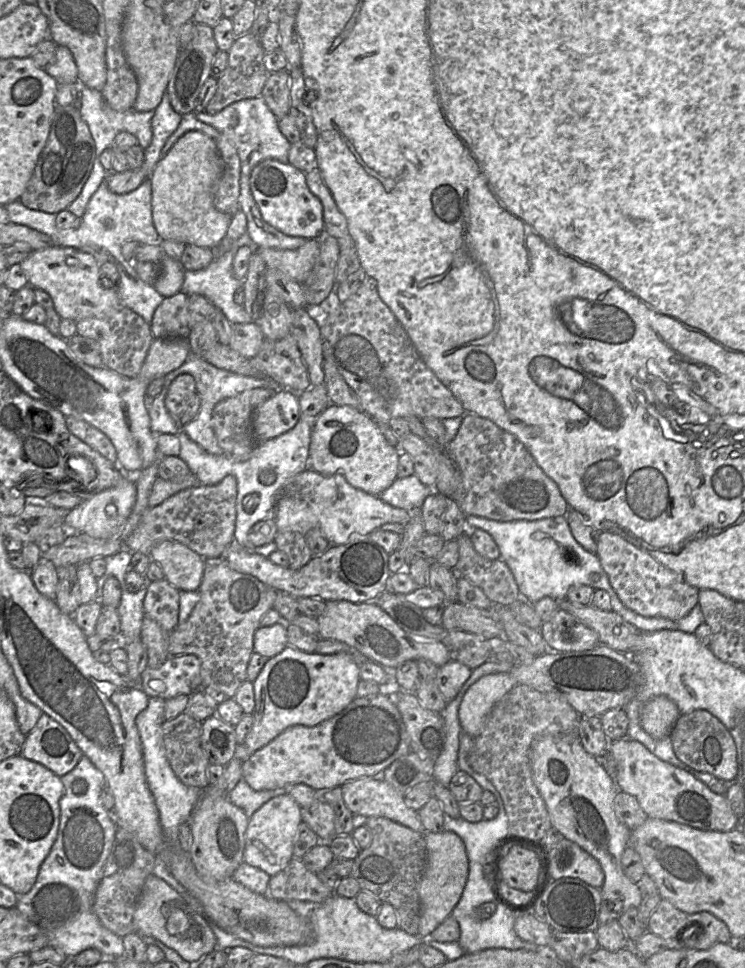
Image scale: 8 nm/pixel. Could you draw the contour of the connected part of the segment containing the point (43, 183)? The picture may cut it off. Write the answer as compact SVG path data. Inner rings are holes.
M55 105L50 131L31 179L20 196L21 203L29 209L57 214L79 196L88 180L94 160L95 143L87 124L75 105Z

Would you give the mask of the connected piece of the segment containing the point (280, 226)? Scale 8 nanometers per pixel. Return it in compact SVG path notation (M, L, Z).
M265 160L251 172L250 188L262 218L269 225L292 237L318 239L324 232L323 206L307 186L305 173L277 160Z

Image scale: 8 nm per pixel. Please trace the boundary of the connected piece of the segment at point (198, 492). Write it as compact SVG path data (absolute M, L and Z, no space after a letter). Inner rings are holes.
M227 475L215 485L196 485L165 499L160 505L145 511L136 529L125 540L132 553L150 556L151 550L164 541L185 545L204 559L216 558L234 544L237 479Z

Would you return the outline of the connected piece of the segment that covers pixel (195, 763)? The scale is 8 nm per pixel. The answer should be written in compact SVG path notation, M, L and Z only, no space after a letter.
M182 713L162 724L167 760L177 778L187 786L204 789L209 785L209 762L201 747L202 721Z

